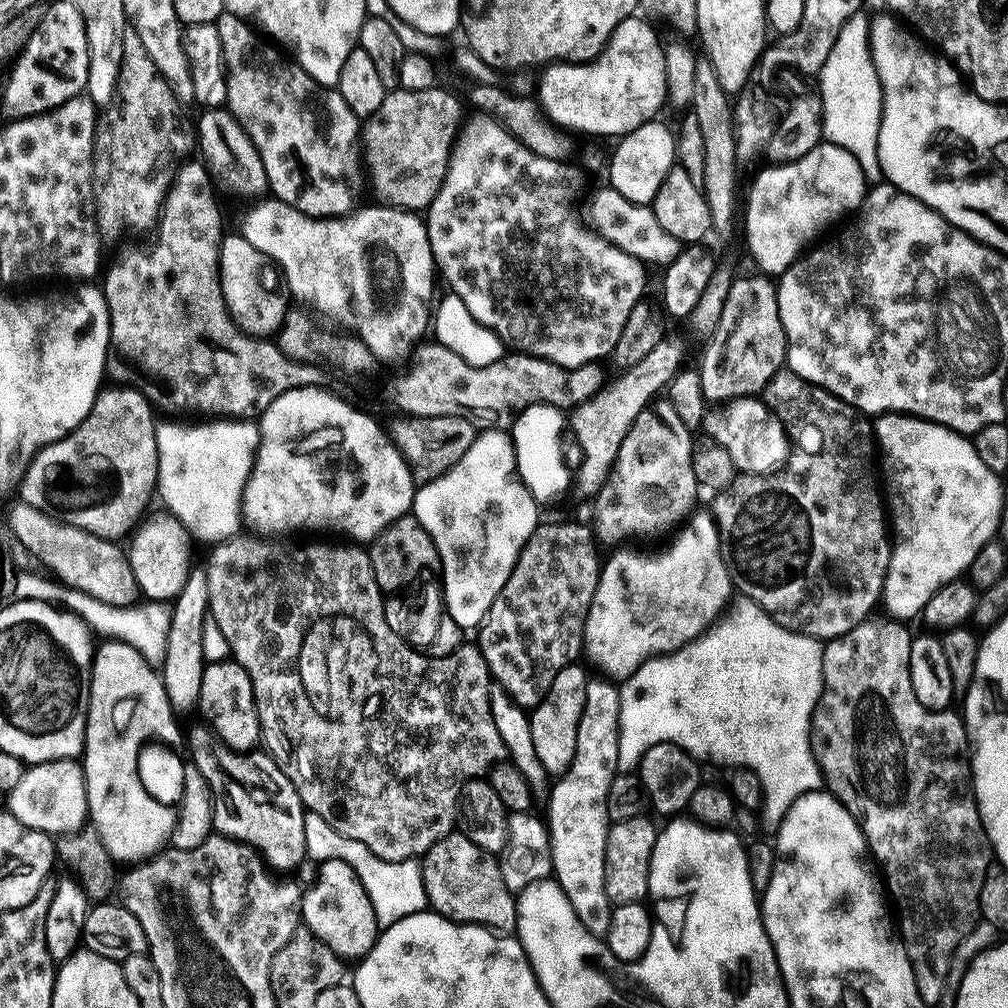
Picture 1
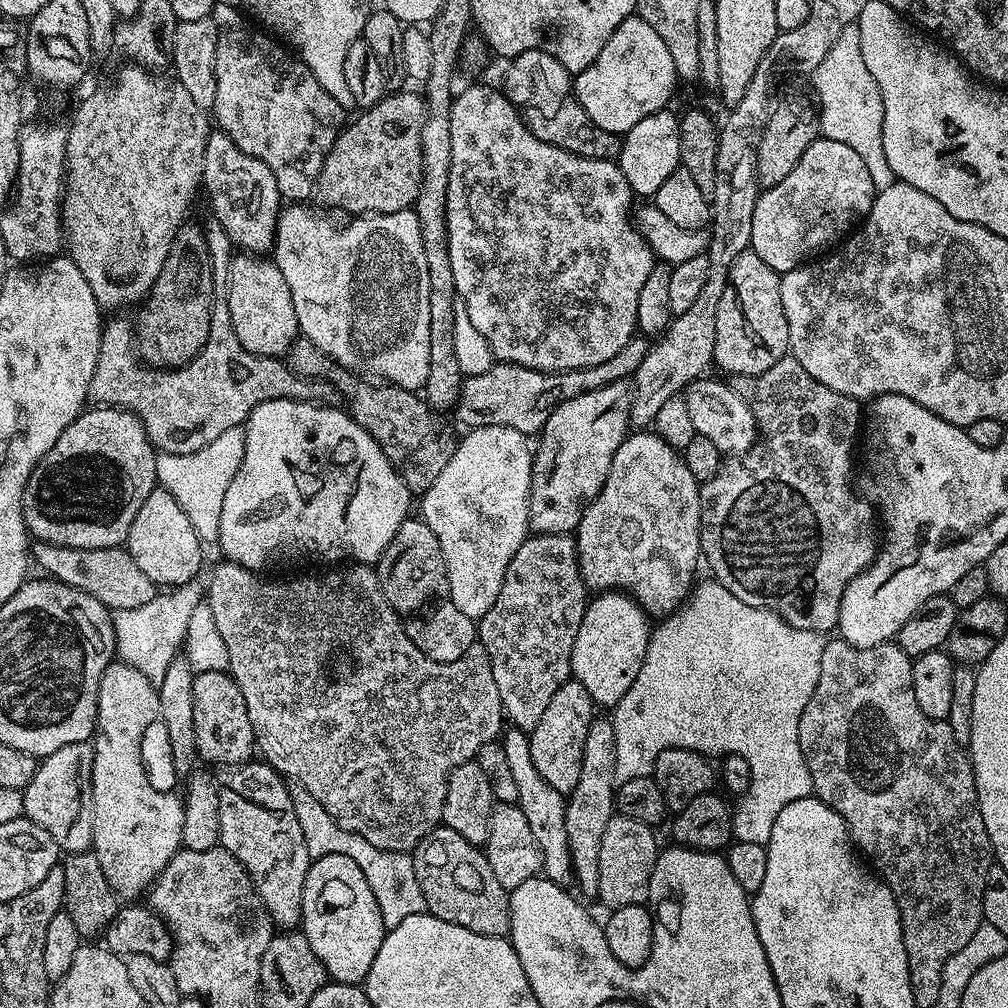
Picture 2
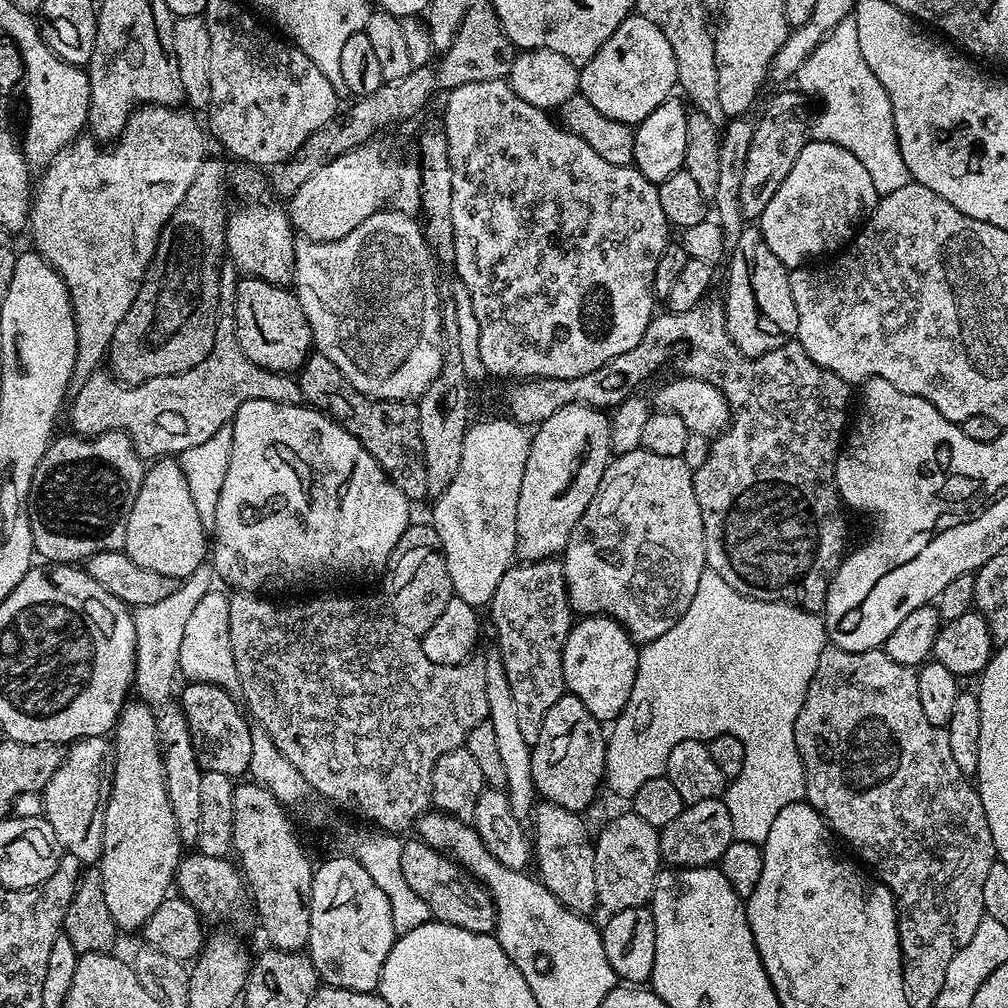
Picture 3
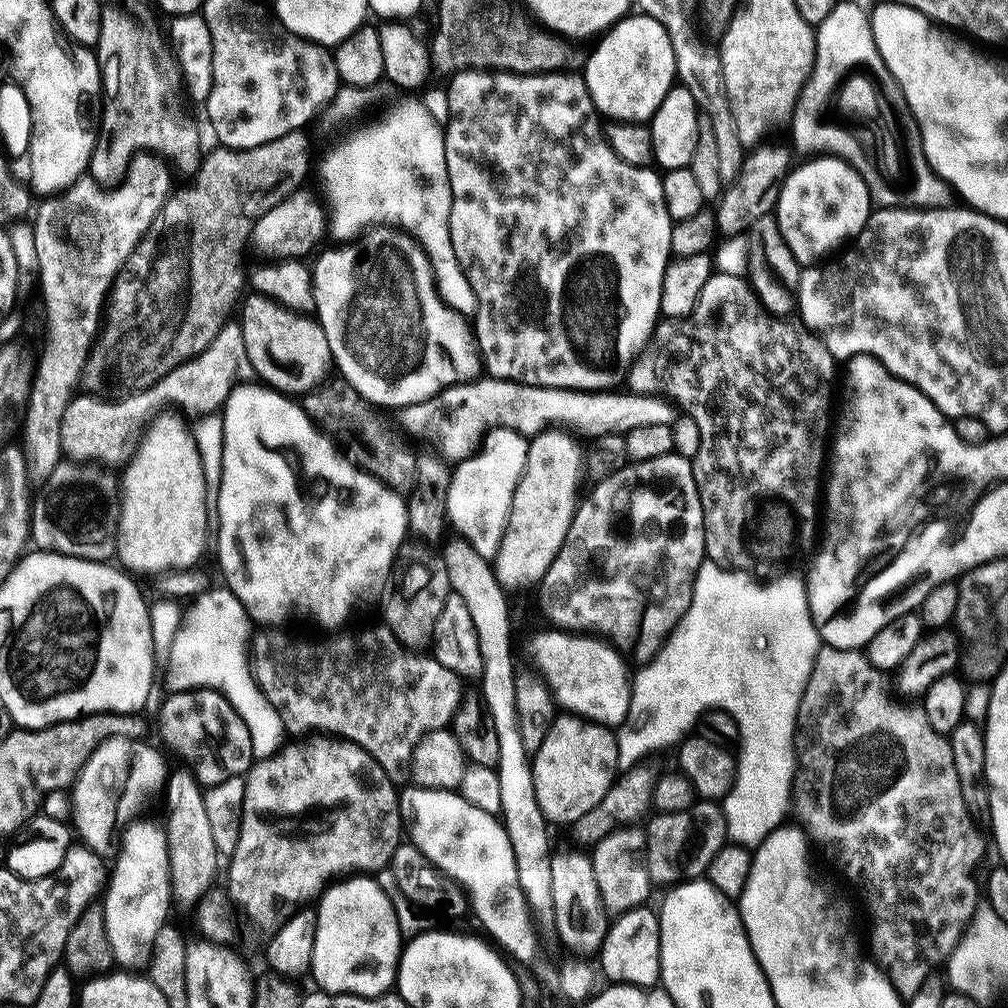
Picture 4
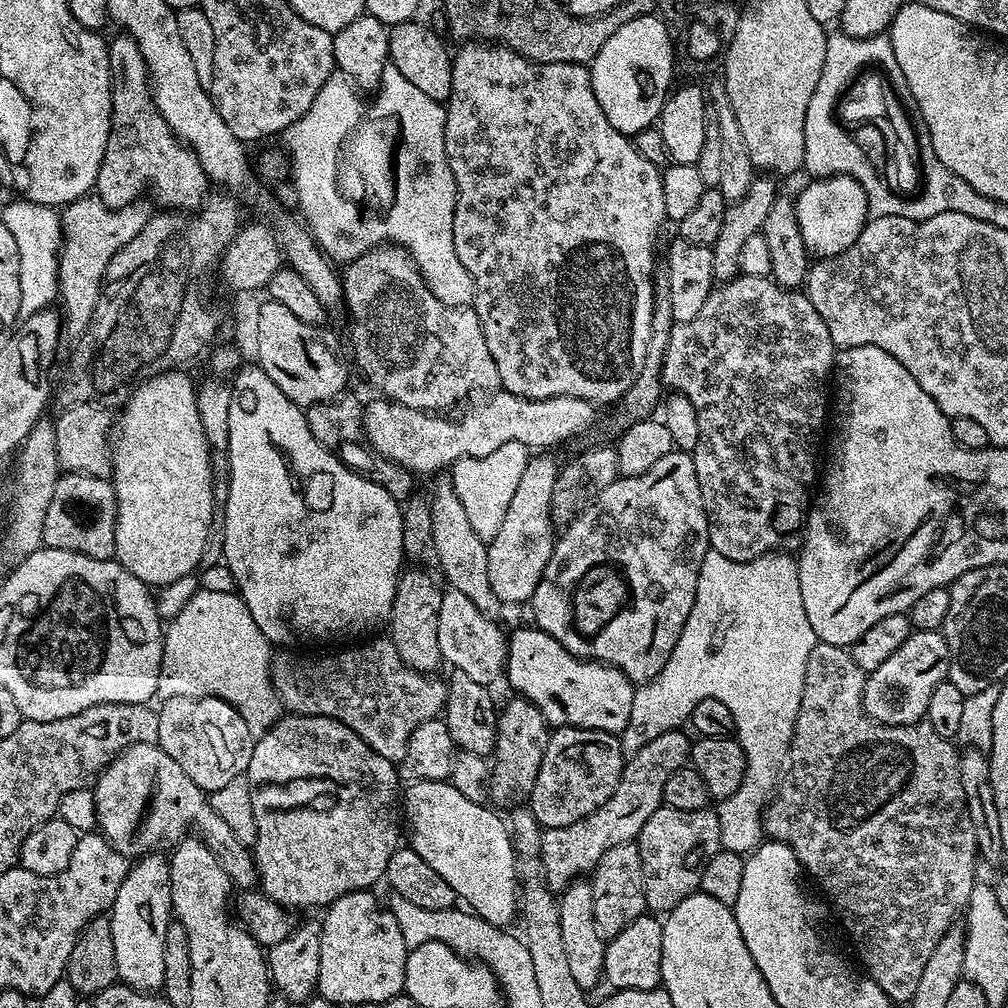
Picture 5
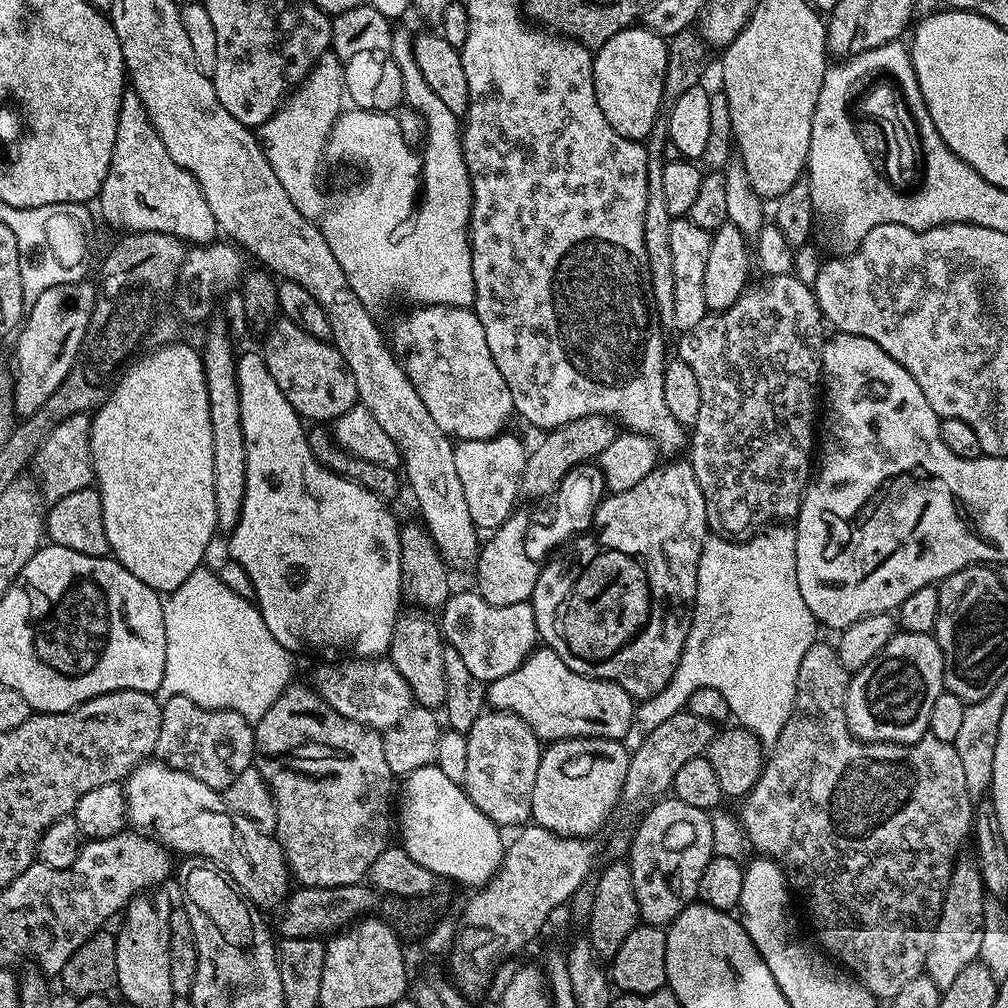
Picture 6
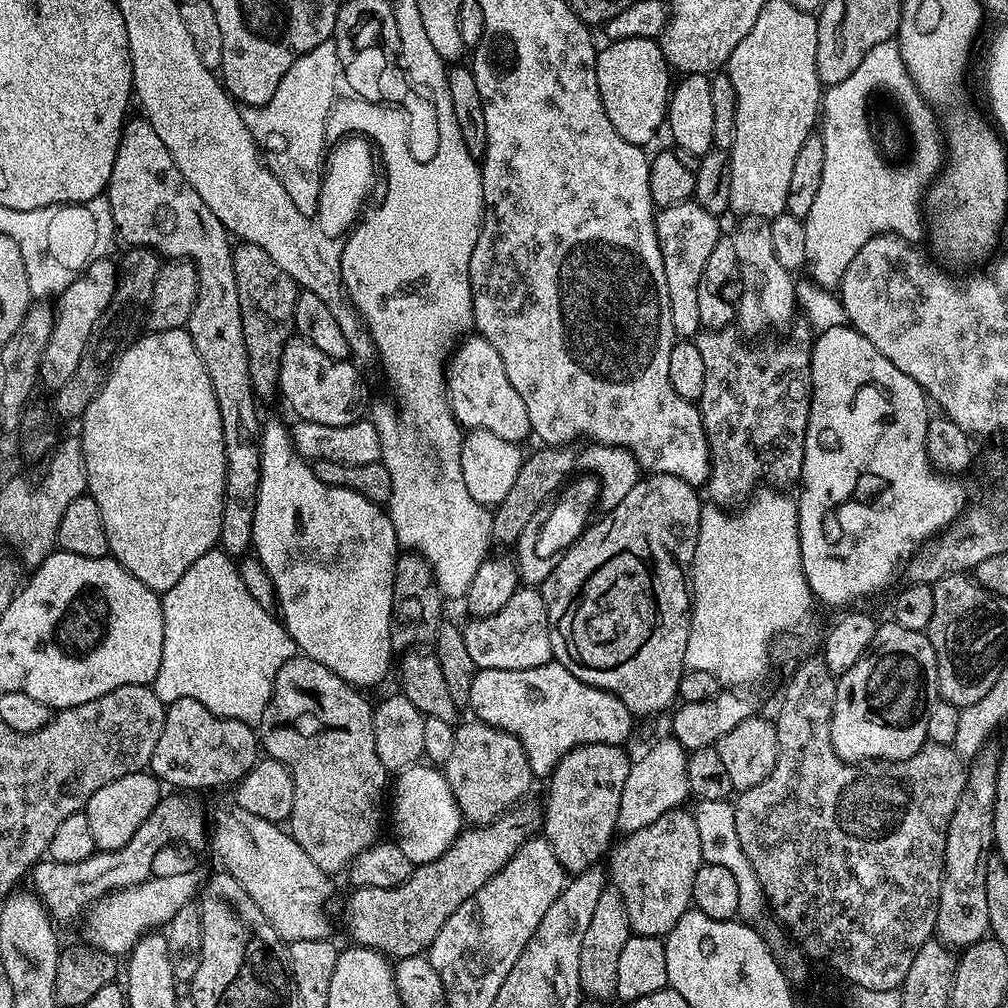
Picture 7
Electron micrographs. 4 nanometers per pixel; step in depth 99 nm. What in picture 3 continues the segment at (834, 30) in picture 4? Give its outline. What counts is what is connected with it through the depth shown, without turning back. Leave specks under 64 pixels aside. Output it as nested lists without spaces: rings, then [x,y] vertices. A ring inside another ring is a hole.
[[[855,15],[844,18],[830,32],[797,70],[795,83],[805,97],[820,99],[820,117],[810,124],[811,139],[830,142],[850,150],[870,173],[874,190],[880,196],[888,196],[894,190],[902,190],[910,182],[908,167],[900,153],[896,139],[892,103],[874,70],[866,66],[862,50],[858,46],[858,30]]]

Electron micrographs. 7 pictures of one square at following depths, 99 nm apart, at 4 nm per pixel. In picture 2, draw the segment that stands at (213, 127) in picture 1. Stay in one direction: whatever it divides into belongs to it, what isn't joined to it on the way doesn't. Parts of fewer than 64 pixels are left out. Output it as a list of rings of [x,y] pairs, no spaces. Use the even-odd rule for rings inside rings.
[[[224,132],[208,133],[204,151],[203,191],[208,191],[212,212],[220,228],[237,244],[237,249],[253,254],[268,254],[276,242],[276,222],[282,211],[282,197],[270,166],[242,150]]]

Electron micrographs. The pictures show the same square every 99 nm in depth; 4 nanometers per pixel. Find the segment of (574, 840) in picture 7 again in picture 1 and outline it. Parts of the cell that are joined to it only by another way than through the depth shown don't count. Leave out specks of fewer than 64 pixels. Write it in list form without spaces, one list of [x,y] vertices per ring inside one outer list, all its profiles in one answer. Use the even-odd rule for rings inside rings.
[[[573,662],[558,670],[558,678],[550,682],[550,690],[530,712],[534,754],[538,754],[538,762],[542,762],[552,778],[559,778],[568,771],[568,767],[574,762],[574,750],[578,746],[578,722],[586,706],[586,686],[590,679],[589,673],[584,673],[578,665],[579,663]]]

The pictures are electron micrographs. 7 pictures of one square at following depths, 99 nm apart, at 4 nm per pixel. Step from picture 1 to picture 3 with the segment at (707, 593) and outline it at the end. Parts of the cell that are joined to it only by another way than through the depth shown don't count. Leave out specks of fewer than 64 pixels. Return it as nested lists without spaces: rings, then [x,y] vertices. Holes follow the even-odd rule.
[[[602,615],[583,617],[573,623],[572,633],[566,638],[562,653],[564,687],[584,703],[596,720],[615,721],[630,698],[630,690],[634,690],[639,657],[636,641],[617,620]]]

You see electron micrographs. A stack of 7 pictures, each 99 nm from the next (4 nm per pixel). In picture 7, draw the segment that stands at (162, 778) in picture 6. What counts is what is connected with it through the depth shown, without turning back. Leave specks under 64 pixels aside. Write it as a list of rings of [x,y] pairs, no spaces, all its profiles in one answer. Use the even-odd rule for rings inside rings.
[[[235,802],[228,804],[216,804],[212,808],[212,820],[210,824],[210,836],[212,832],[212,848],[220,855],[223,871],[228,872],[254,898],[254,906],[262,910],[266,922],[270,922],[275,932],[284,943],[305,941],[318,938],[329,939],[328,916],[324,913],[324,907],[332,896],[332,884],[329,873],[314,866],[314,858],[298,846],[298,842],[292,836],[291,831],[284,832],[279,823],[266,818],[258,818],[258,814],[250,814],[250,810],[242,810]]]

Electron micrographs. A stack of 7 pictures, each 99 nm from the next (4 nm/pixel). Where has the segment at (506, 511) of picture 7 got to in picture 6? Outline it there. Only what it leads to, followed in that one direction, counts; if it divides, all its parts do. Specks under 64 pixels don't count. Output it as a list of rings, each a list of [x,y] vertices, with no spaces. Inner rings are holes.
[[[600,415],[572,419],[570,423],[551,429],[543,435],[544,440],[525,457],[523,472],[519,478],[520,496],[525,499],[553,495],[572,467],[597,459],[602,450],[610,446],[617,434],[617,423],[609,417]]]

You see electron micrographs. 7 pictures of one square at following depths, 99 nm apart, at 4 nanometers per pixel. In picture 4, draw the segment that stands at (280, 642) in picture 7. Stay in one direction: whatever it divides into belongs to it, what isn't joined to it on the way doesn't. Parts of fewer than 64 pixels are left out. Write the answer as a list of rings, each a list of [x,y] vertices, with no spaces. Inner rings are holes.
[[[226,586],[209,587],[183,609],[180,629],[174,636],[166,663],[168,674],[164,680],[168,692],[185,692],[191,688],[209,688],[221,694],[234,706],[238,718],[250,730],[253,757],[270,760],[286,743],[284,723],[270,706],[266,694],[256,685],[248,663],[250,621],[242,602]]]

